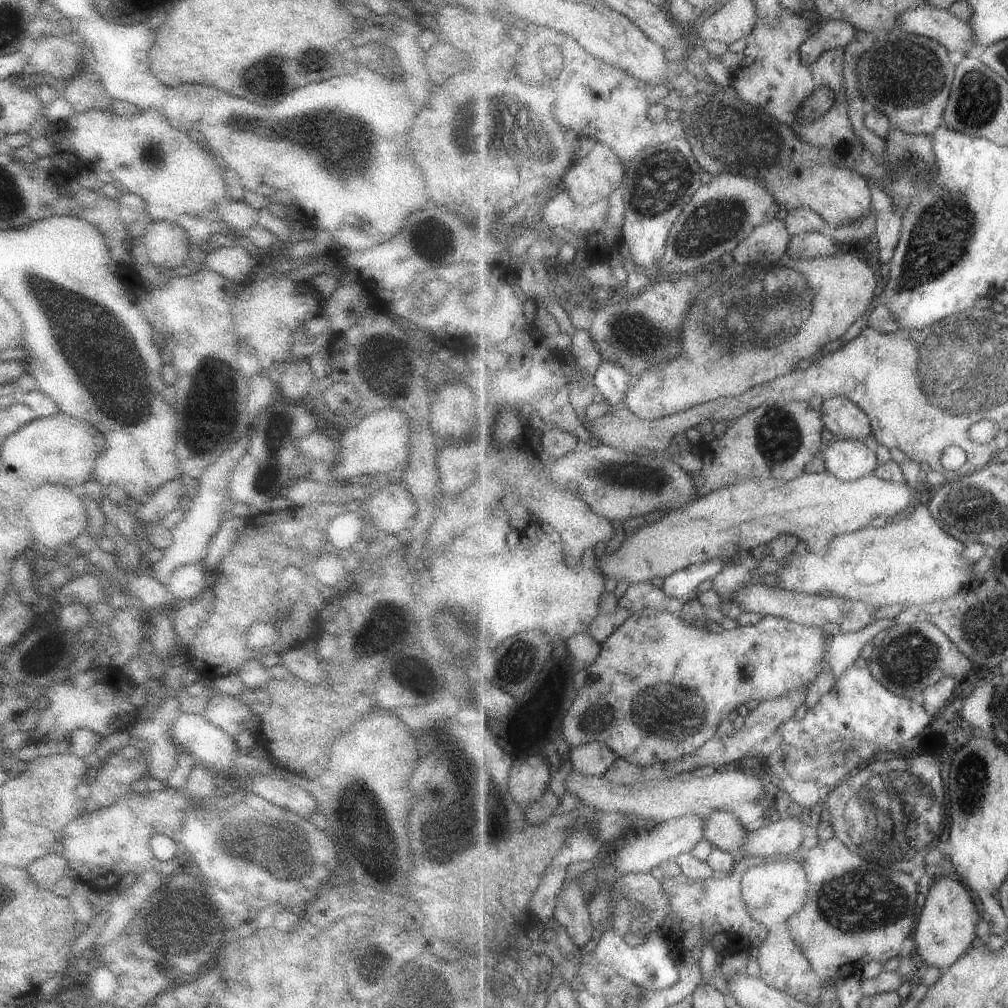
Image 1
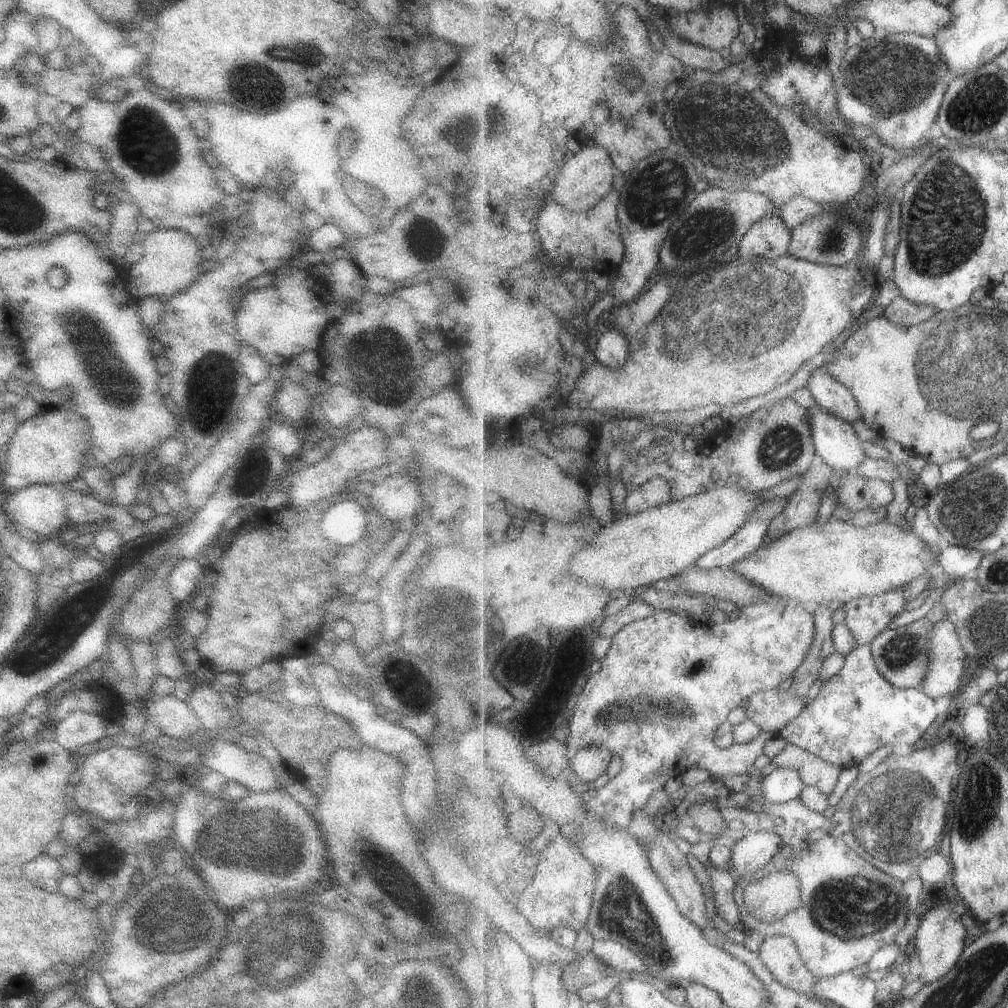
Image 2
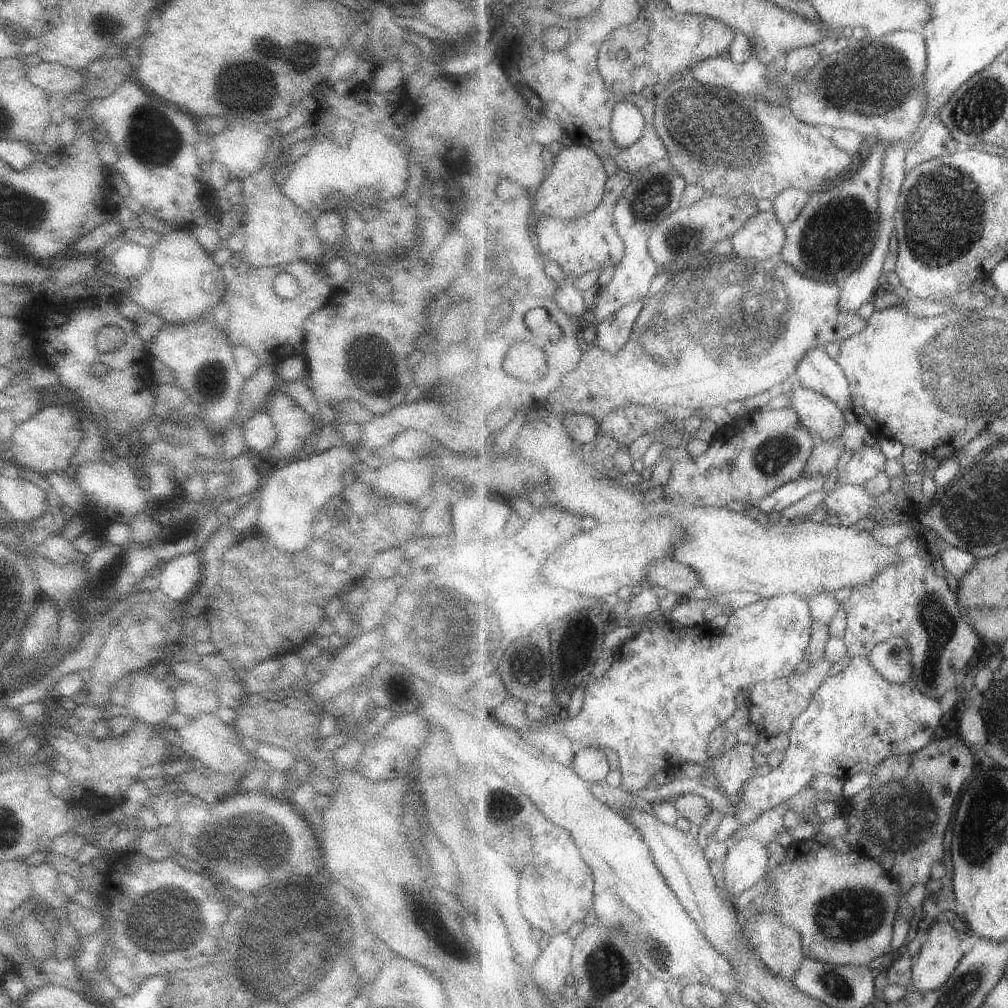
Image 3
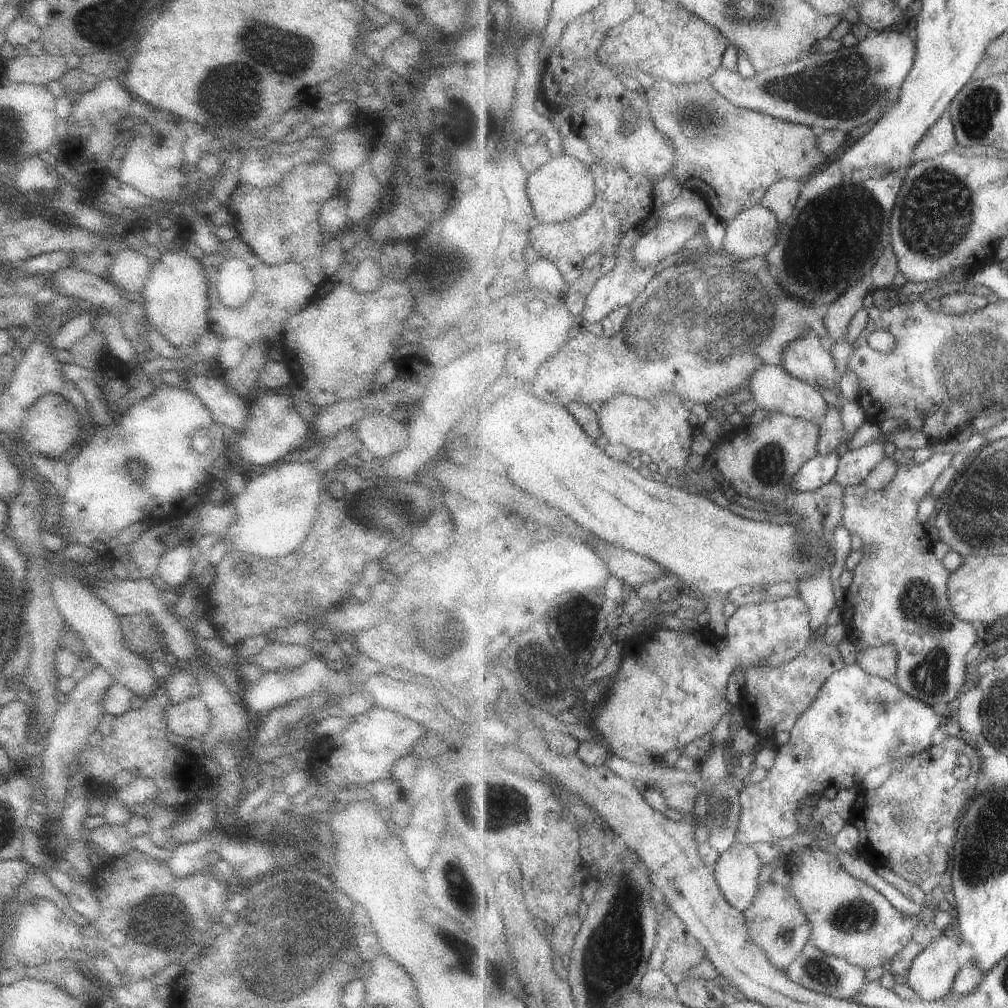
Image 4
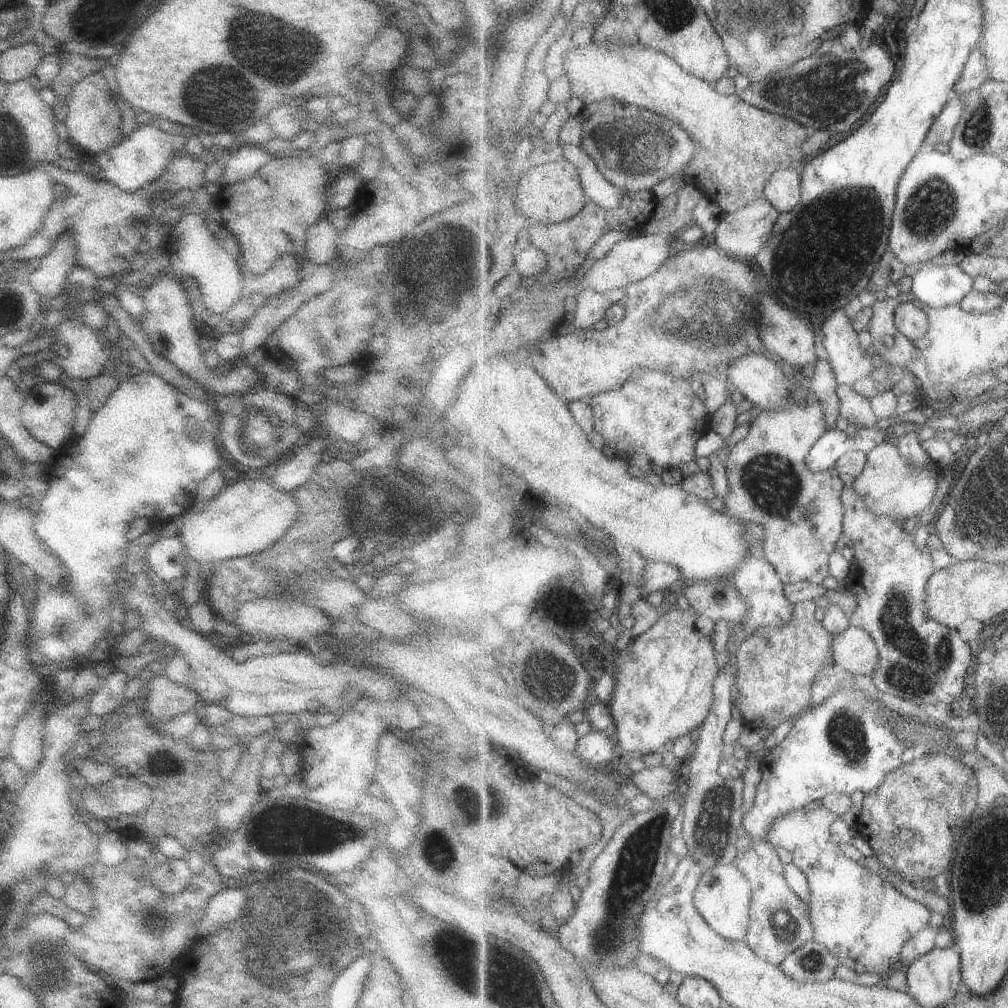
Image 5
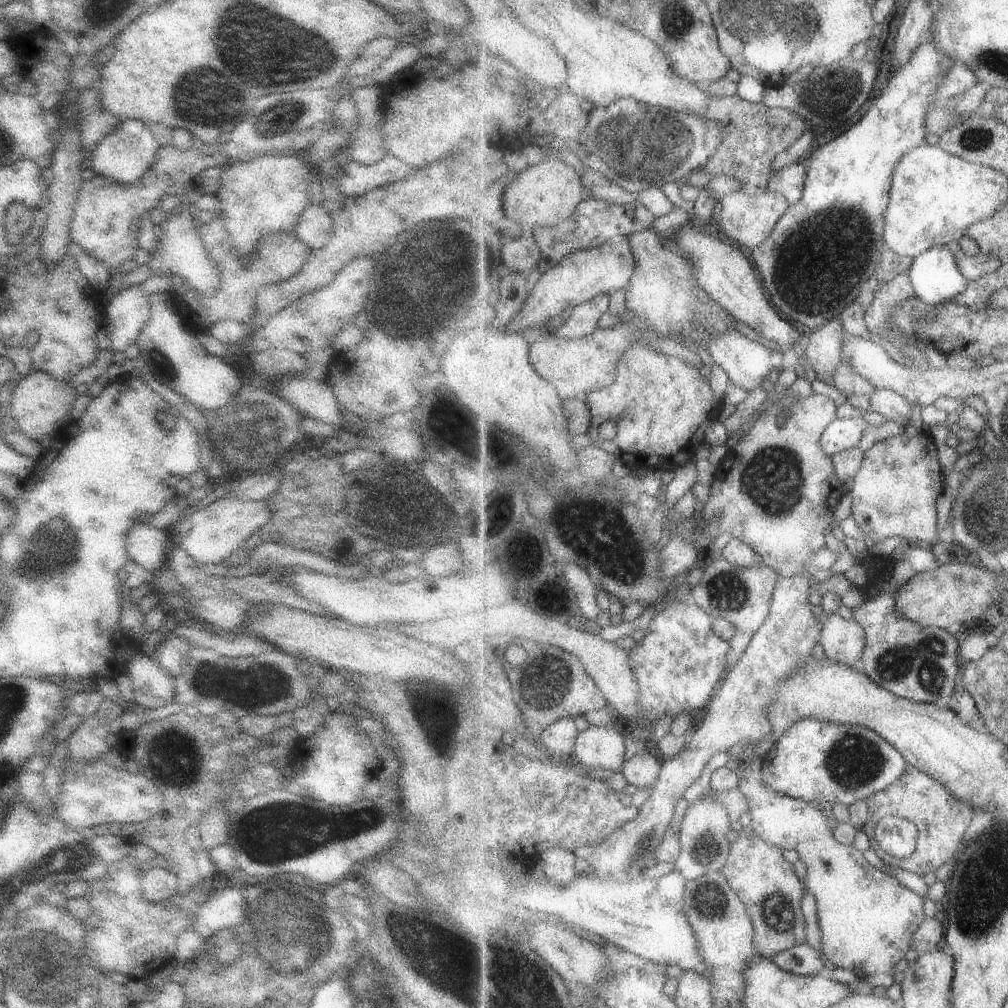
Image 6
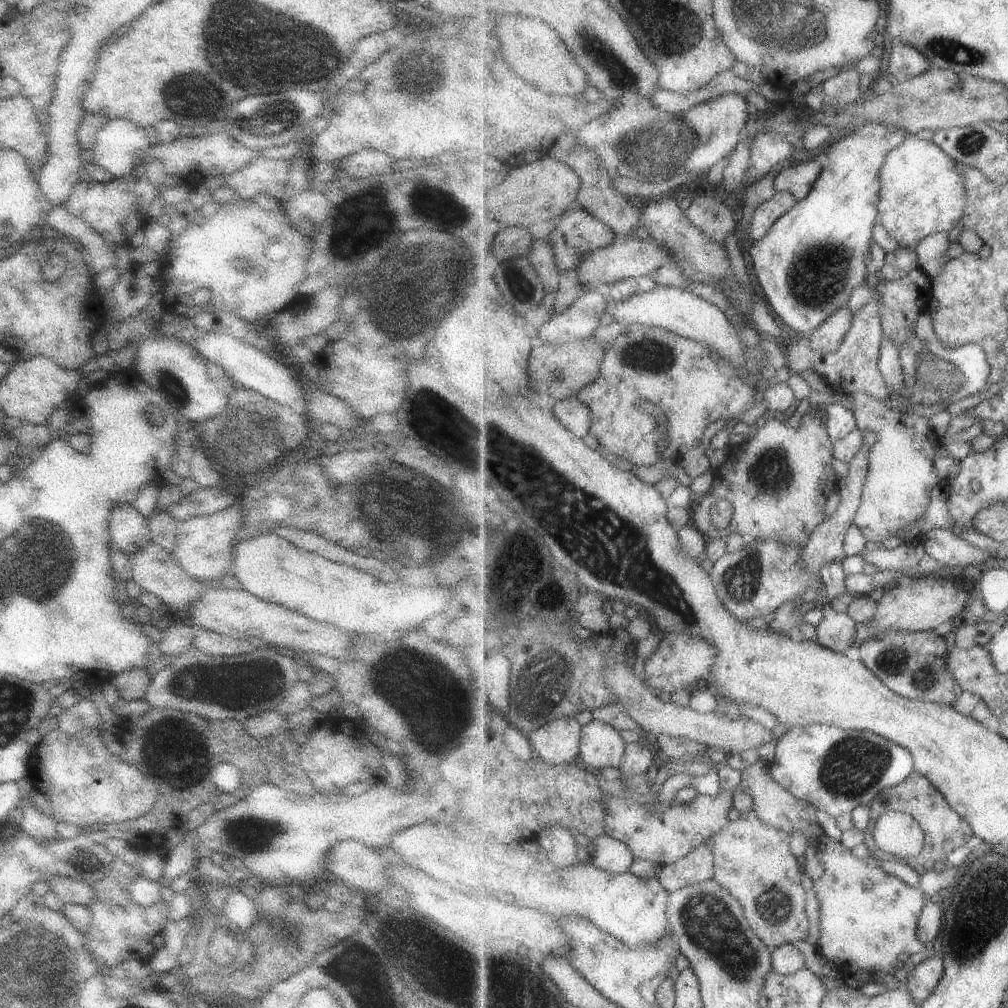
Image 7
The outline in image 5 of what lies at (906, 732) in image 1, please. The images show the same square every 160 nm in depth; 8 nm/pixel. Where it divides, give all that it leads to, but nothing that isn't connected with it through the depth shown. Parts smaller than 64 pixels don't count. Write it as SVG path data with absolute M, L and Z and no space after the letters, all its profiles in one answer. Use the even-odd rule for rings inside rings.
M839 689L824 699L817 699L816 705L811 706L808 711L805 711L801 714L801 716L799 716L799 718L796 719L787 736L775 748L767 751L759 763L764 777L761 784L758 786L758 791L755 795L753 806L744 814L745 835L751 840L765 840L770 833L771 826L775 824L776 819L782 817L783 815L789 814L791 811L803 809L803 807L807 806L809 802L815 802L815 800L821 801L825 798L825 796L827 796L827 794L831 794L831 792L846 795L851 798L852 794L859 792L859 790L863 790L865 794L870 793L871 790L875 790L875 788L877 788L877 786L885 780L885 776L887 776L889 772L893 772L893 770L898 769L899 766L903 764L901 756L903 756L903 752L907 750L906 744L895 736L894 732L896 728L892 727L888 723L890 720L890 715L895 714L895 711L887 708L880 700L873 698L866 692L858 691L857 689Z

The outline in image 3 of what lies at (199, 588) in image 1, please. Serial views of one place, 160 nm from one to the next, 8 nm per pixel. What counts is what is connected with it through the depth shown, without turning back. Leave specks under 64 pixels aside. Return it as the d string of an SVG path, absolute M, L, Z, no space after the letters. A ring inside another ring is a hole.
M195 553L179 555L167 561L161 568L157 588L161 589L163 595L167 595L183 607L202 579L202 574L200 555Z

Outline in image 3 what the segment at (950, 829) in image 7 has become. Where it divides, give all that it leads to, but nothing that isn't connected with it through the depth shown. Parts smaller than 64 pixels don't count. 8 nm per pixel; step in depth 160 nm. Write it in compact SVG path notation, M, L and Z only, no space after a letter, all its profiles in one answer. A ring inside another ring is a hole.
M951 736L937 738L913 754L890 756L887 762L883 762L883 768L875 770L873 782L856 795L847 798L842 805L840 813L848 820L848 834L845 834L843 841L850 850L874 858L903 886L926 885L931 878L933 865L941 862L945 856L943 836L951 824L955 802L961 796L961 790L965 788L967 780L971 778L973 764L975 758L967 748L967 744Z

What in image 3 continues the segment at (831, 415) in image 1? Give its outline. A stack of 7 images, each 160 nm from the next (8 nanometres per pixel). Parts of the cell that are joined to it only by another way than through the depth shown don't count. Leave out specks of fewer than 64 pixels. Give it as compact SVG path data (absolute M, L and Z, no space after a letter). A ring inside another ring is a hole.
M823 348L810 350L795 373L803 387L829 397L842 411L853 416L854 399L850 382L842 366Z

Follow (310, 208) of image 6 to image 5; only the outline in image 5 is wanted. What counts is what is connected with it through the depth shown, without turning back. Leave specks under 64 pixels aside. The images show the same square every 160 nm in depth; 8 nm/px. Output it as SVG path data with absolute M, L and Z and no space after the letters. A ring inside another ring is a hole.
M326 213L309 227L306 232L306 253L310 262L316 265L329 265L336 258L338 232L327 219Z

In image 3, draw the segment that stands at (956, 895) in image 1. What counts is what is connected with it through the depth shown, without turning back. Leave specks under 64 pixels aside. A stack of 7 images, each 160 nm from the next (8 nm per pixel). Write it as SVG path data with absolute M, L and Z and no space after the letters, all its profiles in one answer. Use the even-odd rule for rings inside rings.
M942 917L928 930L928 936L915 956L911 989L935 991L949 981L961 958L961 932Z

